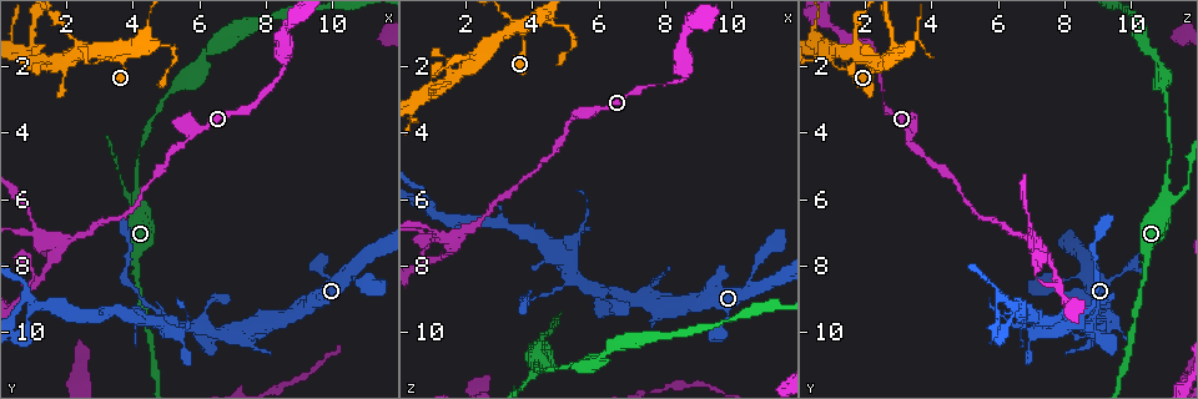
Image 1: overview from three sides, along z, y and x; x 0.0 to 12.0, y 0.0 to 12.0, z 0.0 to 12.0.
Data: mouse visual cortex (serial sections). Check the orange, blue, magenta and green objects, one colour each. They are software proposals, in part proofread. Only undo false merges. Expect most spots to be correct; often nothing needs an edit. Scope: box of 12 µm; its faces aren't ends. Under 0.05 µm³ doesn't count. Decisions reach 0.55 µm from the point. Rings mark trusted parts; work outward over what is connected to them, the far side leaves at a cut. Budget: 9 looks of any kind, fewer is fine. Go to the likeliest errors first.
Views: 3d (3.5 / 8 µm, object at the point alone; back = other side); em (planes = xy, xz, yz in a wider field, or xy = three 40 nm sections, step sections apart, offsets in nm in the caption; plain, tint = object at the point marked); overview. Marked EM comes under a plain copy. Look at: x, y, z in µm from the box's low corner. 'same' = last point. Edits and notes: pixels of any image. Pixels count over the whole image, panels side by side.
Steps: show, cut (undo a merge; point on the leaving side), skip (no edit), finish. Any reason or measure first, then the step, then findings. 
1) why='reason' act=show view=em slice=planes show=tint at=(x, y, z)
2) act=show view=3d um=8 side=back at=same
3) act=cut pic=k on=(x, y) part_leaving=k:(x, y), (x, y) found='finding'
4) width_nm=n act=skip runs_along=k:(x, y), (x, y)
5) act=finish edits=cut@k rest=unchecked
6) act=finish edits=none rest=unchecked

why='three-way junction' act=show view=3d um=3.5 at=(0.9, 7.0, 7.1)

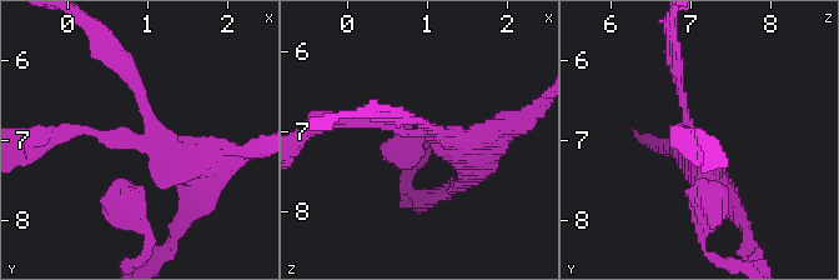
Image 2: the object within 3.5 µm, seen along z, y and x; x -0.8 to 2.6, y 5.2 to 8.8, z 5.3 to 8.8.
why='now the EM' act=show view=em slice=xy step=1 show=tint at=(0.90, 7.00, 7.00)

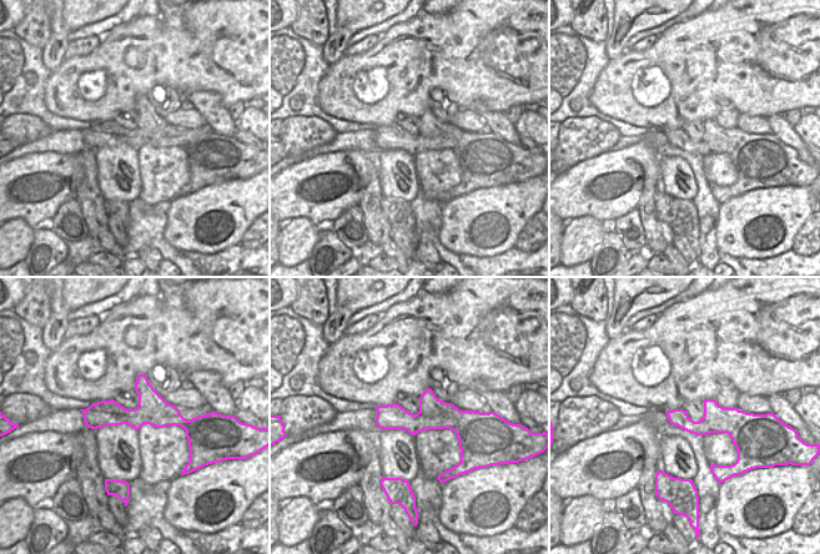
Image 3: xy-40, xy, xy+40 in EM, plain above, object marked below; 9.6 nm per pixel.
width_nm=300 act=skip runs_along=3:(86, 412), (171, 416), (184, 423) found='one cell here'

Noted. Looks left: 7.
why='sudden change in width' act=show view=3d um=3.5 at=(4.7, 9.4, 8.7)

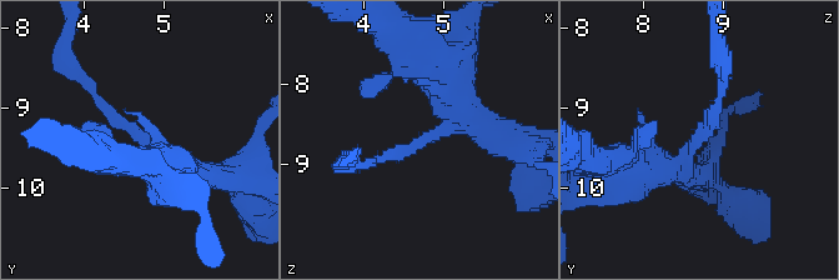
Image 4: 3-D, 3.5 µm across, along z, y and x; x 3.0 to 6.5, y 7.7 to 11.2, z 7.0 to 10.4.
arm_widths_nm=150,300 act=show view=em slice=planes show=tint at=(4.80, 9.35, 8.70)

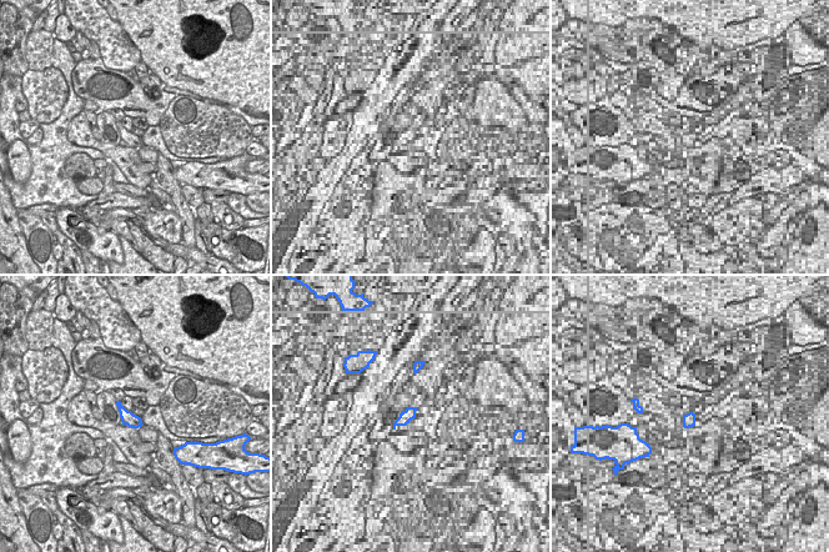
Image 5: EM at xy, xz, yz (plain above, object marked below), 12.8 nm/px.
act=skip runs_along=4:(211, 176), (119, 123), (88, 84) found='all the same cell'

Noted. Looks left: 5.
why='four arms meet' act=show view=3d um=3.5 at=(3.6, 1.6, 0.8)

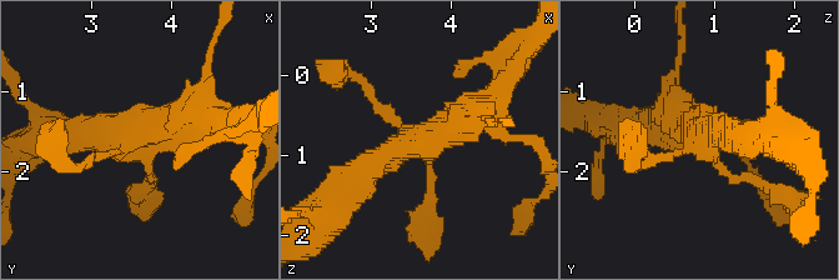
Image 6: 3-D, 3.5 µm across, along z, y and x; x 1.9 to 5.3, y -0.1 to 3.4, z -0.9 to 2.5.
arms=4 arm_widths_nm=100,150,400,400 why='shape alone is not enough' act=show view=em slice=xy step=5 show=tint at=(3.55, 1.60, 0.95)

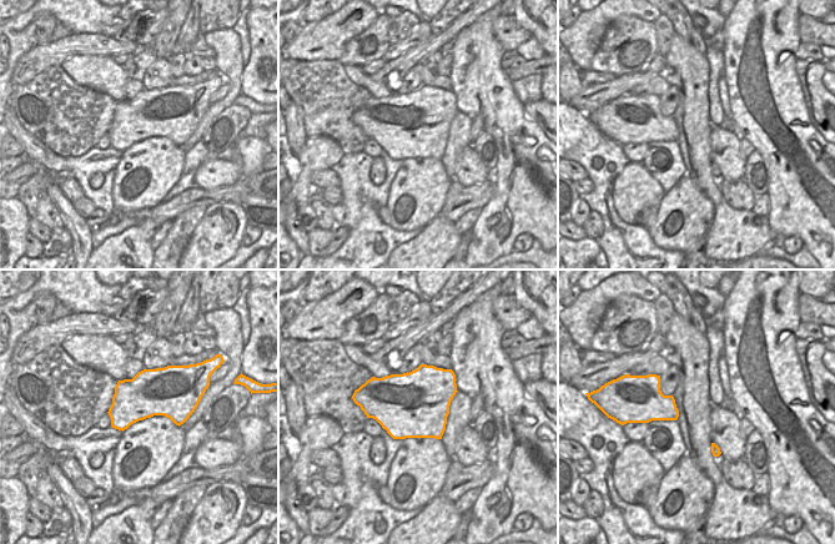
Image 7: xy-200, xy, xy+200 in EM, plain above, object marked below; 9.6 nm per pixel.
act=skip runs_along=6:(149, 183), (134, 136), (65, 136) found='all the same cell'

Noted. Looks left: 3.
why='a fork' act=show view=3d um=3.5 at=(4.1, 6.0, 11.1)

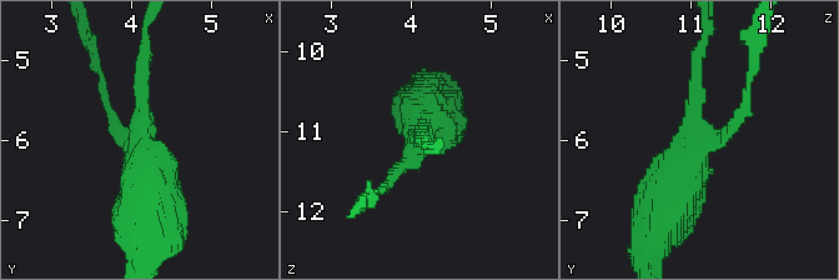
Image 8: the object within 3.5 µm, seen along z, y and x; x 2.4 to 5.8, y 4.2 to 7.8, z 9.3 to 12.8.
arms=3 arm_widths_nm=150,200,600 why='need the tissue' act=show view=em slice=planes show=tint at=(4.15, 6.00, 11.10)

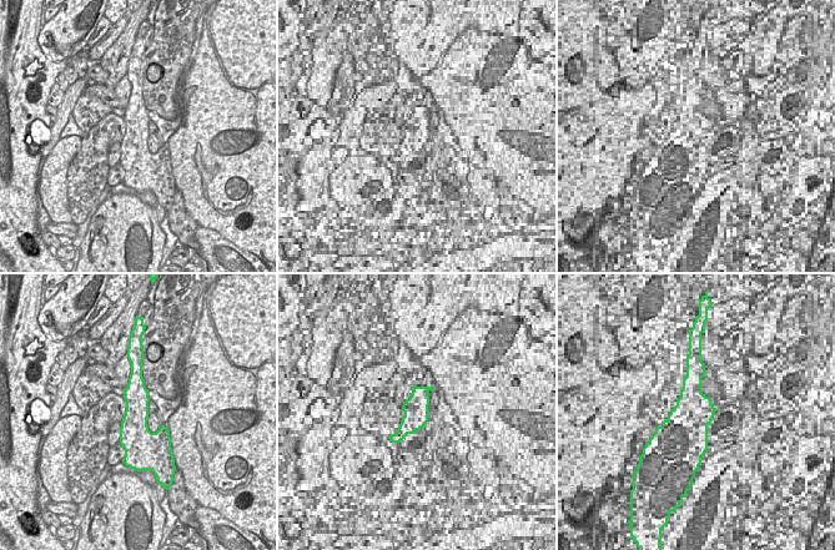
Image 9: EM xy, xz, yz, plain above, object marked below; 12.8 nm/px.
width_nm=380 act=skip runs_along=9:(134, 373), (141, 453) found='all the same cell'

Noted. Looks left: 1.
act=finish edits=none rest=unchecked

